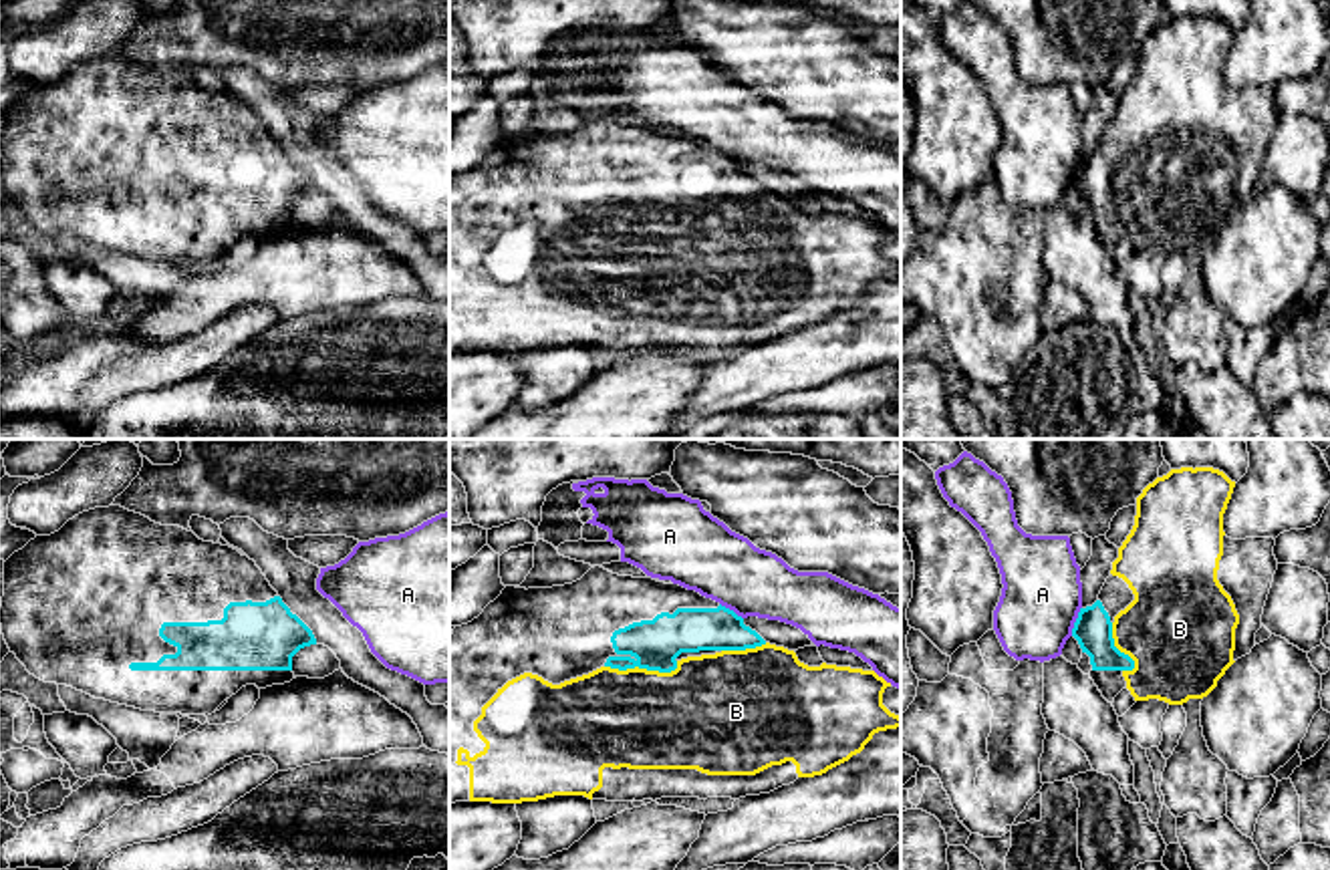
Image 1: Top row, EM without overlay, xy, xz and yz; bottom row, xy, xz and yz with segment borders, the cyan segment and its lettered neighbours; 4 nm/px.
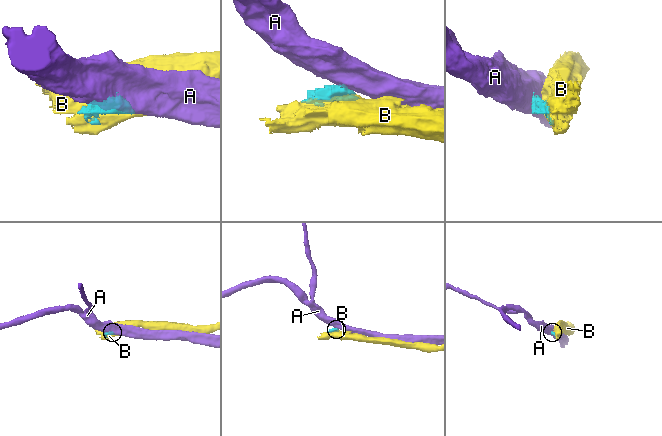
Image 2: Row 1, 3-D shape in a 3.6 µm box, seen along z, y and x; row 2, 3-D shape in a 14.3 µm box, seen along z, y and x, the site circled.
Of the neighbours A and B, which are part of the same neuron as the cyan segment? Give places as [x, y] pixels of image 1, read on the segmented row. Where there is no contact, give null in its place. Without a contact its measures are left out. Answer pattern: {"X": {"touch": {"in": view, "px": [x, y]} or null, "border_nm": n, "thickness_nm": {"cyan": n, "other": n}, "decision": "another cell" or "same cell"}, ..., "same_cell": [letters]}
{"A": {"touch": {"in": "yz", "px": [1077, 621]}, "border_nm": 130, "thickness_nm": {"cyan": 160, "other": 320}, "decision": "another cell"}, "B": {"touch": {"in": "xz", "px": [643, 667]}, "border_nm": 300, "thickness_nm": {"cyan": 200, "other": 400}, "decision": "same cell"}, "same_cell": ["B"]}

